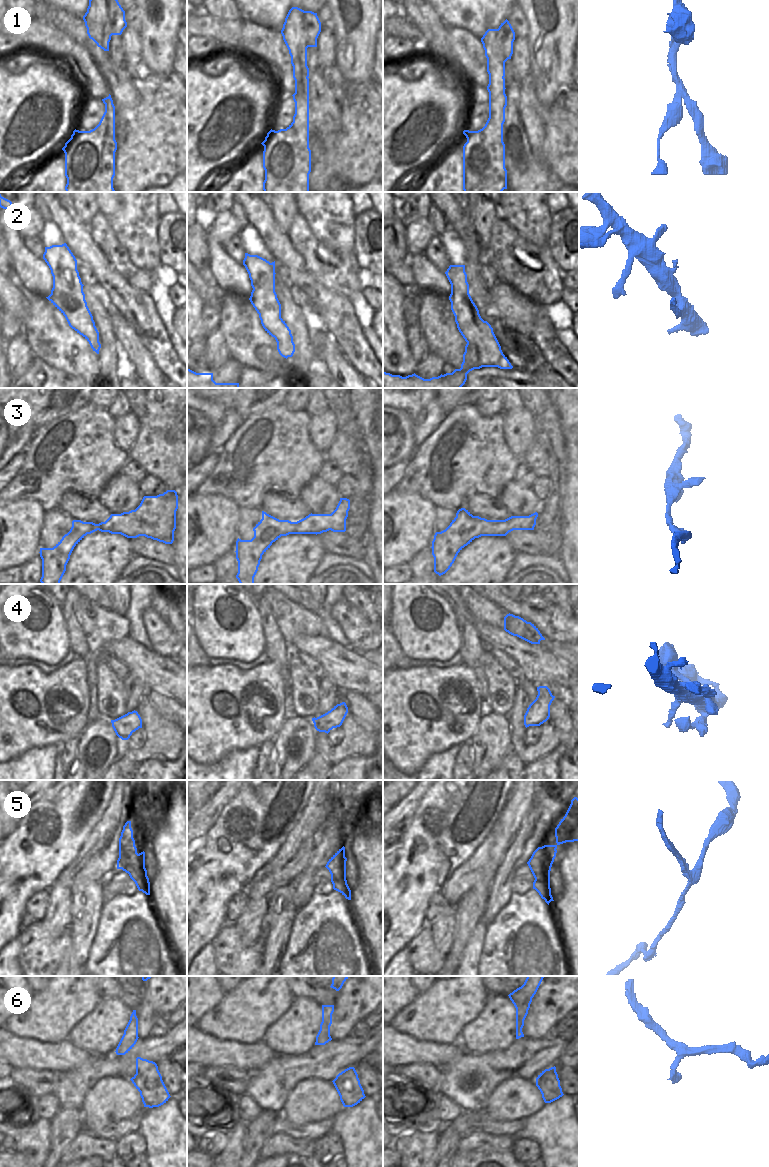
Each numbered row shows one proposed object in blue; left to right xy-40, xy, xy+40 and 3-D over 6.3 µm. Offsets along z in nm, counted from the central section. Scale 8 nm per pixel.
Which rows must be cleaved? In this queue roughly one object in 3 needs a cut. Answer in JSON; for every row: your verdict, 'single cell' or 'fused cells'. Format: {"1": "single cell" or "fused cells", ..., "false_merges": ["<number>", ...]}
{"1": "fused cells", "2": "single cell", "3": "single cell", "4": "single cell", "5": "fused cells", "6": "single cell", "false_merges": ["1", "5"]}

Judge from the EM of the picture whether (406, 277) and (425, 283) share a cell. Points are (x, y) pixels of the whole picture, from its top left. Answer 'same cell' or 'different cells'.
different cells

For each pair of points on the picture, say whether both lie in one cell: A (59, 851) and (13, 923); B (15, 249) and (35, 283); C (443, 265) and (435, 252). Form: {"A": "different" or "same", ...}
{"A": "same", "B": "same", "C": "same"}

